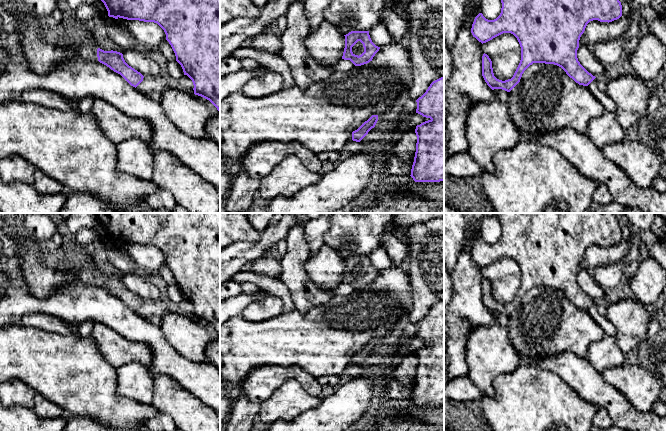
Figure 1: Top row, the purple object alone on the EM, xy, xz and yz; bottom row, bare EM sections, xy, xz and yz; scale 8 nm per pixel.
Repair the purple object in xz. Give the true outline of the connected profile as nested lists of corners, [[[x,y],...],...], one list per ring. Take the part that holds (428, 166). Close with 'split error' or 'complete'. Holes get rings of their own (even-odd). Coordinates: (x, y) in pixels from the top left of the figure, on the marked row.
[[[444,77],[433,81],[416,102],[416,113],[429,120],[416,126],[416,152],[410,176],[415,182],[444,181]]]; complete

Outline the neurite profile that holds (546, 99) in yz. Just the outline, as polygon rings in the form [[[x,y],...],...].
[[[533,63],[524,71],[520,82],[509,92],[507,105],[521,139],[532,141],[534,134],[563,128],[572,128],[586,135],[590,120],[600,117],[605,111],[588,86],[576,83],[561,67],[545,63]]]

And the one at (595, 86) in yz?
[[[595,78],[589,85],[589,90],[594,94],[594,96],[600,101],[602,106],[606,111],[615,112],[616,105],[614,101],[610,99],[605,93],[602,82],[598,78]]]

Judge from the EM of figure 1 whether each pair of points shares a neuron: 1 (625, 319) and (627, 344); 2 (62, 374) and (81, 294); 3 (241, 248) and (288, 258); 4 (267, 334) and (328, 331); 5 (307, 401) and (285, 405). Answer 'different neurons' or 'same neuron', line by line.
1: same neuron
2: different neurons
3: different neurons
4: same neuron
5: same neuron

